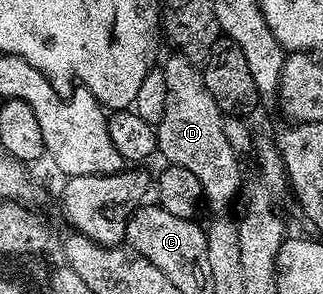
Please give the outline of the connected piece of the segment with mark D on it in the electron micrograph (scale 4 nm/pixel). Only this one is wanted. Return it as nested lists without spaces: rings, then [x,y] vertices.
[[[173,56],[161,66],[164,83],[168,87],[168,103],[164,103],[164,119],[160,119],[156,127],[158,153],[166,156],[165,160],[169,164],[188,167],[188,171],[192,171],[192,175],[200,179],[208,205],[218,209],[214,211],[226,211],[230,200],[237,193],[239,196],[243,181],[242,173],[238,170],[239,158],[224,135],[222,108],[216,103],[216,99],[212,99],[212,91],[208,91],[204,83],[201,68],[184,56]]]

